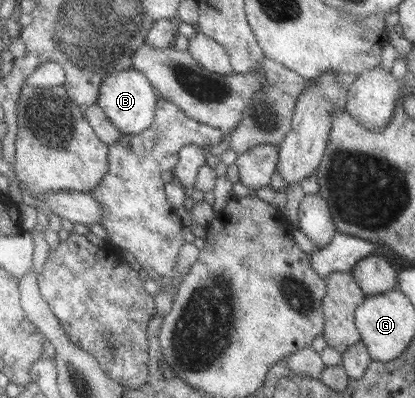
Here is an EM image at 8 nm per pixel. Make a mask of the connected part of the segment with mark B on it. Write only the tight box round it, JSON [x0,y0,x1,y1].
[97,68,158,135]

